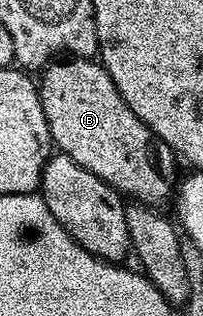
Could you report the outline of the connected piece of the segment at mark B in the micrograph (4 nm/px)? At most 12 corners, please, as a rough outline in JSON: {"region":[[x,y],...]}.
{"region":[[98,60],[37,81],[58,152],[144,207],[172,200],[176,154]]}

